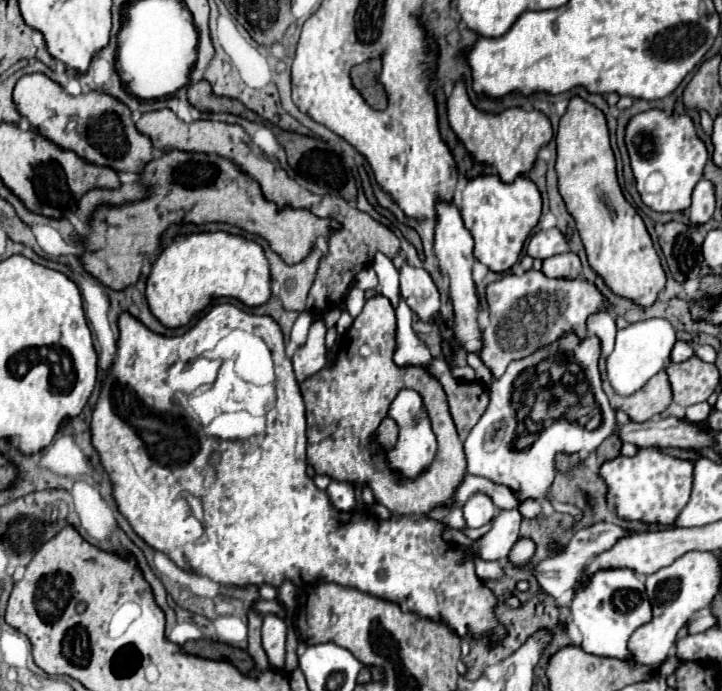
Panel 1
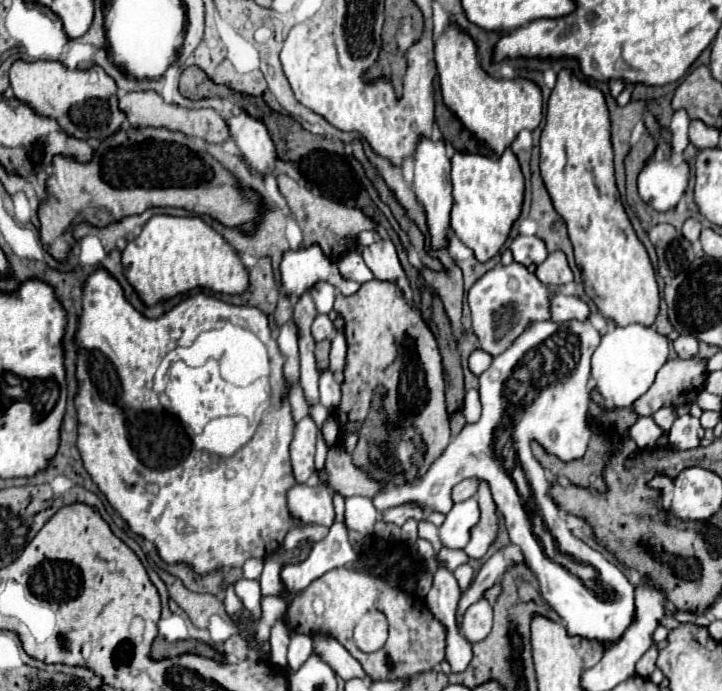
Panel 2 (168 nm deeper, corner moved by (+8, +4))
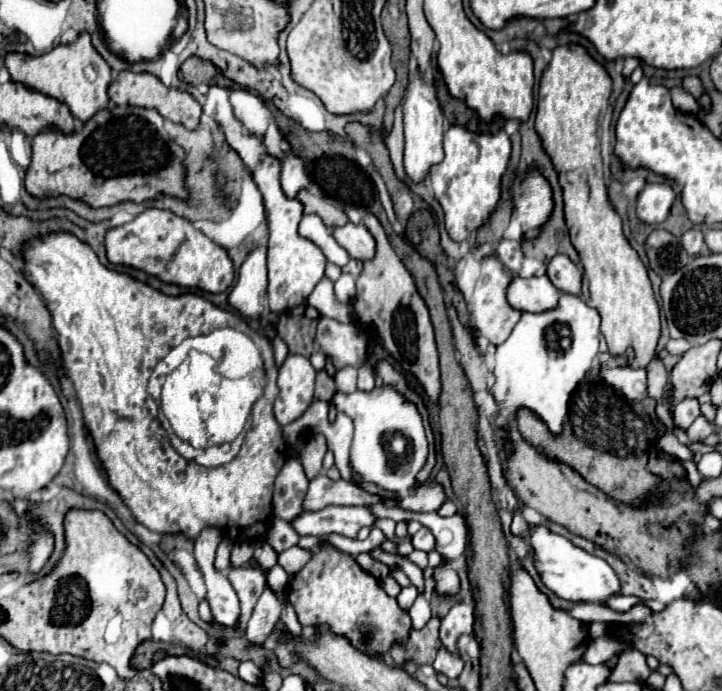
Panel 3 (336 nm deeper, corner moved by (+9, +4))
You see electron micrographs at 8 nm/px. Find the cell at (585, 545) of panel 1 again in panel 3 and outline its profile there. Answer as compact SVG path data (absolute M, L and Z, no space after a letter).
M473 598L469 602L461 600L453 604L449 614L441 620L441 642L447 650L457 650L459 636L473 632L473 620L475 620L473 610L475 610Z

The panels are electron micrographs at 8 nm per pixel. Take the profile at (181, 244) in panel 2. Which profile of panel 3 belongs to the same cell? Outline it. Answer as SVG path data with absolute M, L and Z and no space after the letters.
M147 208L131 222L117 226L105 236L107 258L113 264L143 270L167 284L183 288L201 288L213 294L225 292L235 280L233 262L221 246L197 230L189 220L159 208Z

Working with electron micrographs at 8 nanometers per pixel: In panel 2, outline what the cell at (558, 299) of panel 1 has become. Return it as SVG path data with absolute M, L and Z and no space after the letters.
M512 262L508 266L496 264L488 270L468 292L468 304L472 310L472 332L478 336L482 350L496 356L506 350L518 334L524 332L532 320L550 320L548 306L550 288L544 286L536 274L528 272L524 266Z

